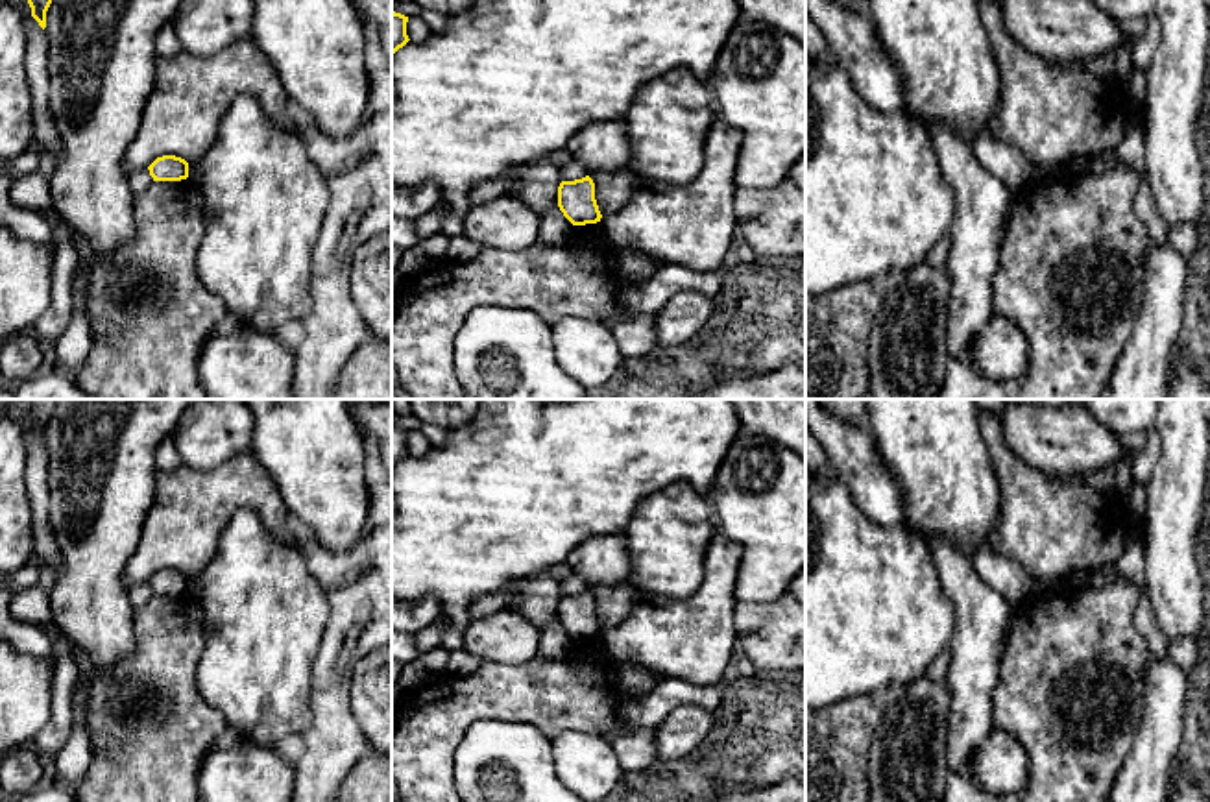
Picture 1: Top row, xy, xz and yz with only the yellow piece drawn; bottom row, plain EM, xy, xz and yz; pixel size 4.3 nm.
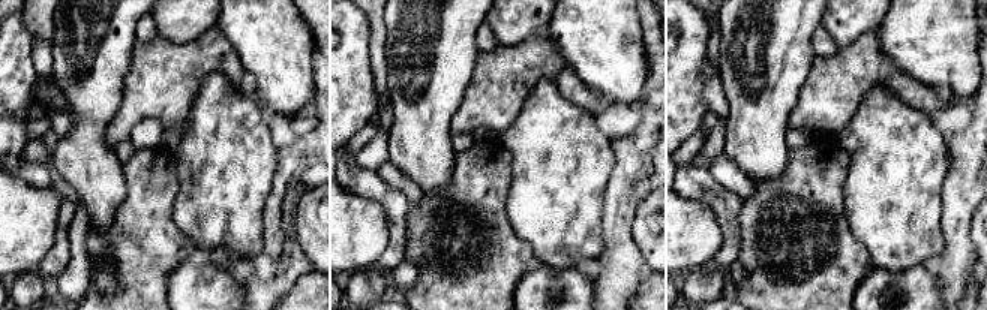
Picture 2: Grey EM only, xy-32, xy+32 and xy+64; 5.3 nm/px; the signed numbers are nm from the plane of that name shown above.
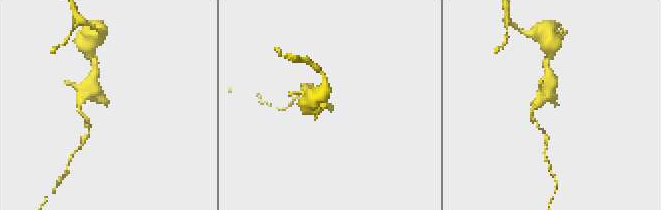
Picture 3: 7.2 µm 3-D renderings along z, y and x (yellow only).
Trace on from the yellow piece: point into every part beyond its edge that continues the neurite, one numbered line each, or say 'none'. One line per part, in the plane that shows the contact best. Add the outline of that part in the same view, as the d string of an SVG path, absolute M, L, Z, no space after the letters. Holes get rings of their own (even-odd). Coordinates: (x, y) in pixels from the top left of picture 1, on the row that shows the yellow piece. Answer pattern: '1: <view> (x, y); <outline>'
none

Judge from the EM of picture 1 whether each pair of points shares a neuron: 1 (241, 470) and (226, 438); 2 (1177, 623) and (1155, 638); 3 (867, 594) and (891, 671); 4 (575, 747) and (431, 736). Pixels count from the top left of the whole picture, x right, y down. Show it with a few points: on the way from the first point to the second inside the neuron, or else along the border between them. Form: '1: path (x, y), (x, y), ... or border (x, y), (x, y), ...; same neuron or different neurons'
1: border (248, 449), (209, 470), (193, 468); different neurons
2: border (1144, 594), (1157, 625), (1170, 642); different neurons
3: path (867, 612), (880, 625), (889, 653); same neuron
4: border (595, 730), (562, 730), (553, 740); different neurons

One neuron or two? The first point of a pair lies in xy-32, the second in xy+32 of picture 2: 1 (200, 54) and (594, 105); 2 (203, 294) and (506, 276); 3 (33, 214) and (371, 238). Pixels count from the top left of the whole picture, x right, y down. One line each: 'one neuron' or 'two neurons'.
1: one neuron
2: two neurons
3: one neuron

